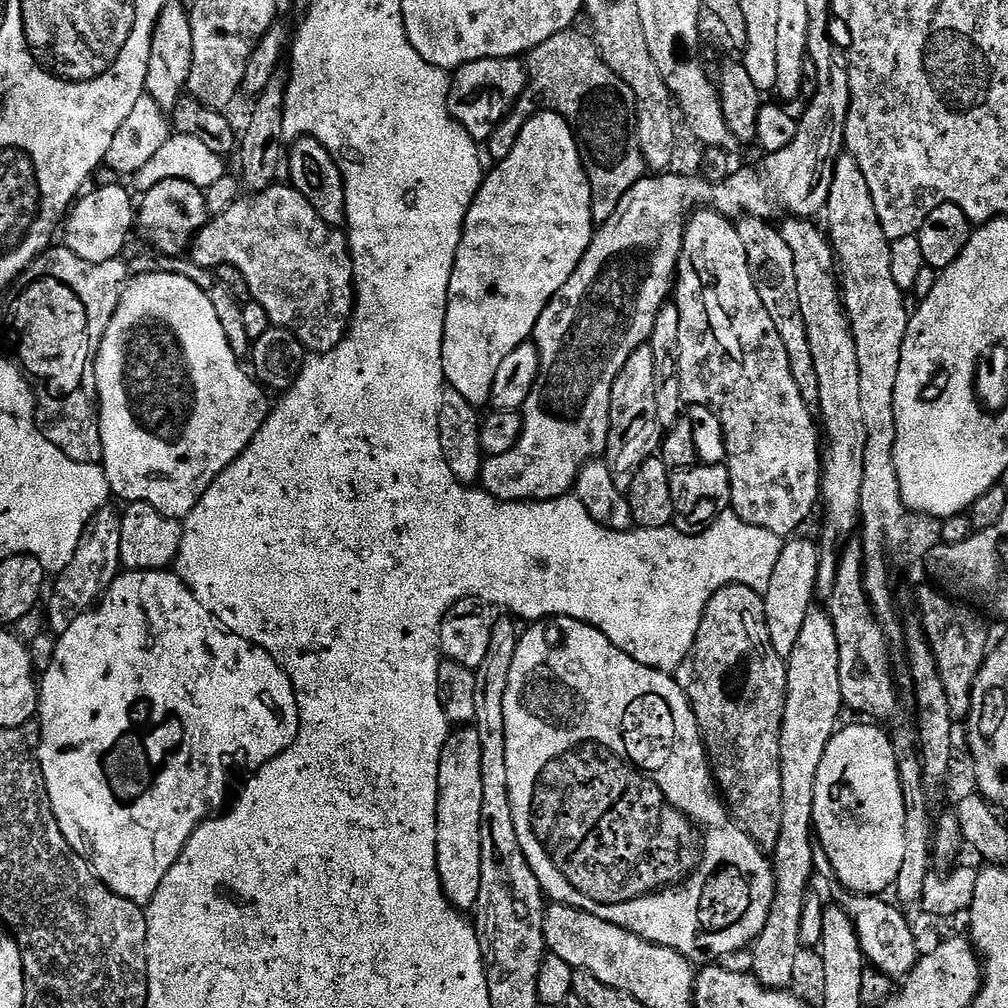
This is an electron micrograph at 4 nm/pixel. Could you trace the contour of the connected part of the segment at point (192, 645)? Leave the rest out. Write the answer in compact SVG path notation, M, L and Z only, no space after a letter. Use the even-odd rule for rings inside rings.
M161 570L155 573L154 579L137 578L128 574L123 578L117 578L95 607L80 613L76 621L68 625L65 632L59 633L51 664L43 669L44 680L42 676L38 684L40 690L38 772L42 780L44 776L44 788L48 791L46 803L50 815L63 843L72 844L71 851L75 855L87 863L88 860L92 863L91 871L94 876L96 871L95 879L105 884L111 892L116 892L127 900L136 900L143 888L155 890L162 882L162 878L166 878L172 863L180 857L180 852L188 839L209 815L208 808L215 806L216 791L224 780L224 771L234 767L239 756L248 770L261 768L266 762L285 752L295 742L300 729L296 691L292 689L290 678L277 664L276 659L266 650L257 648L251 640L244 640L241 636L220 634L224 636L216 640L216 632L218 633L218 628L213 617L175 571ZM152 840L161 840L164 843L164 857L157 864L136 864L136 860L143 858L144 848L150 847Z

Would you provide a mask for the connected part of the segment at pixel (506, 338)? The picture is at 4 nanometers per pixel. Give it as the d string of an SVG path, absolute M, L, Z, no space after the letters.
M551 110L543 111L521 123L518 142L514 146L514 150L510 150L510 154L495 165L496 169L493 172L491 169L485 175L478 194L466 214L466 222L462 230L462 242L458 242L458 254L454 258L454 270L450 274L446 326L442 334L442 370L444 371L447 387L458 390L458 394L462 394L462 398L466 398L466 402L477 406L487 405L491 401L494 377L498 374L502 361L513 350L518 350L518 346L529 343L530 337L536 331L536 323L542 314L542 310L546 310L546 306L554 298L554 294L558 294L558 290L562 290L562 286L566 286L566 282L582 262L586 250L592 245L594 235L592 191L590 190L588 176L584 172L584 163L580 157L580 146L576 139L576 133L573 125L565 116L560 116L557 112Z

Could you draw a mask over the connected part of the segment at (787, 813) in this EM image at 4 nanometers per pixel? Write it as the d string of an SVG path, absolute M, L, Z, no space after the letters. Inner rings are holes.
M814 606L806 614L806 622L802 622L802 630L798 633L798 642L786 658L786 663L788 693L780 731L782 826L778 830L776 847L770 852L776 889L766 926L762 926L750 948L753 954L751 975L767 988L781 990L787 989L791 985L788 983L796 976L796 959L802 953L802 906L810 894L808 883L814 879L818 861L812 826L814 782L818 778L818 766L822 766L822 754L826 754L830 738L838 731L840 712L844 708L838 678L838 638L834 634L832 617L823 607Z

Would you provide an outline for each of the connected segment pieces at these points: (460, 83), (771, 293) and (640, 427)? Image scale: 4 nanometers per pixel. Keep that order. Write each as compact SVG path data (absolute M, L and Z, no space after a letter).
M517 57L506 59L478 59L455 69L452 76L452 88L448 94L448 109L453 118L466 130L477 143L485 143L492 136L497 124L500 124L511 112L512 106L528 88L528 75L525 63Z
M743 215L735 221L735 226L738 238L742 238L742 246L746 249L746 262L754 278L754 290L758 290L762 306L766 306L766 314L770 314L774 327L778 330L778 338L782 338L782 346L786 346L794 382L798 382L798 390L804 401L809 406L816 406L818 374L814 370L814 354L810 354L810 342L806 338L806 322L802 318L802 306L798 306L794 254L790 251L790 246L786 246L786 238L782 238L779 227L775 223L763 220L761 216Z
M651 343L638 346L630 358L626 358L626 366L618 374L614 382L614 390L610 394L610 430L609 445L624 444L620 452L607 453L610 474L614 474L614 486L627 493L632 476L637 468L653 455L662 444L662 428L660 432L660 400L656 397L656 359Z

